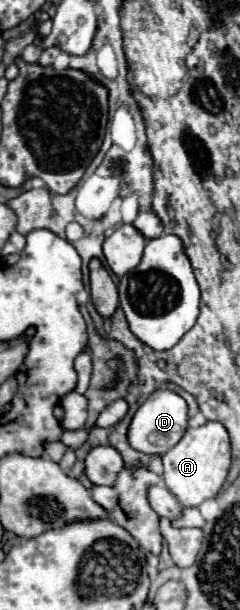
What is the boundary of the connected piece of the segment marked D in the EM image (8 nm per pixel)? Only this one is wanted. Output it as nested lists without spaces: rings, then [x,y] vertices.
[[[155,390],[149,394],[149,398],[141,404],[141,408],[135,412],[131,426],[129,426],[129,444],[145,454],[165,454],[169,448],[173,448],[185,434],[187,428],[187,402],[171,390]]]

